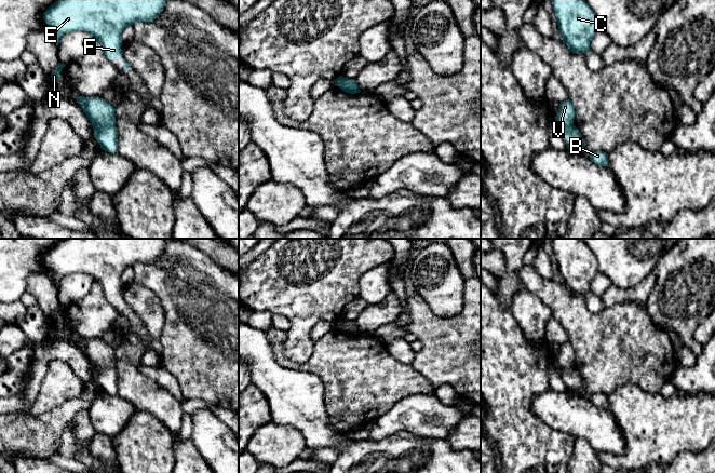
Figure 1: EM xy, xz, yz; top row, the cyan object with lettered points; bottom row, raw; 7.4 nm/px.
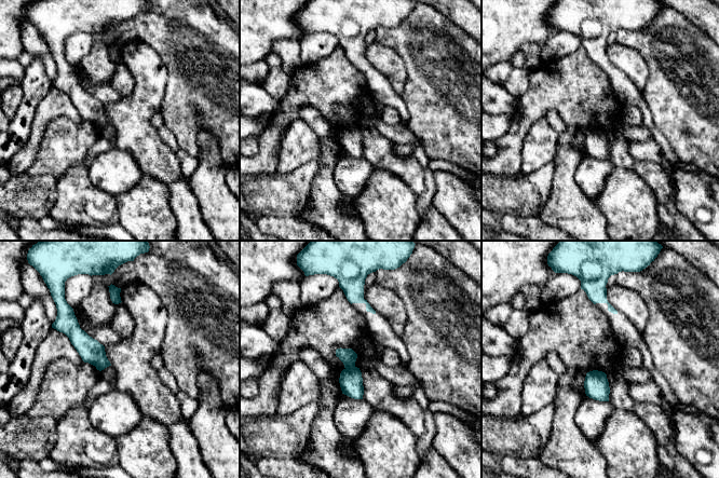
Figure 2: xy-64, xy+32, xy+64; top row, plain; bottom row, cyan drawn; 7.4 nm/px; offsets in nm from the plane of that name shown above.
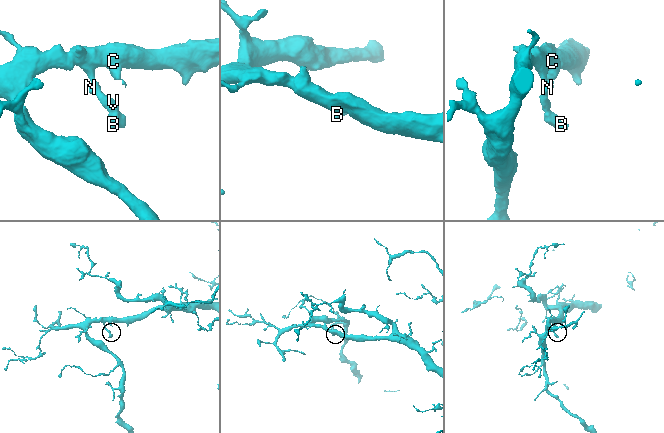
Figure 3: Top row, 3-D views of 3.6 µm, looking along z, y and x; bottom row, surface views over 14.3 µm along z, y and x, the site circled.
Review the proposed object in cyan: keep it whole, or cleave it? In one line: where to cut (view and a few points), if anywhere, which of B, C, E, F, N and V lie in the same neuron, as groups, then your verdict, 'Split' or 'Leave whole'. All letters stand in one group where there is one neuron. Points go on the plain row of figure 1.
Split along xy (113, 366), (95, 370). Groups: B / C E F N V. Split

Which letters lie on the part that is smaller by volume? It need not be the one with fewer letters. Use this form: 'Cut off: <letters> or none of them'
Cut off: B

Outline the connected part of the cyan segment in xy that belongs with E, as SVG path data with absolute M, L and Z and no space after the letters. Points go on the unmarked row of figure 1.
M63 239L44 254L49 276L56 287L65 275L82 272L92 276L103 287L105 297L110 301L122 301L123 310L132 312L121 297L122 273L136 263L151 263L164 251L165 239Z

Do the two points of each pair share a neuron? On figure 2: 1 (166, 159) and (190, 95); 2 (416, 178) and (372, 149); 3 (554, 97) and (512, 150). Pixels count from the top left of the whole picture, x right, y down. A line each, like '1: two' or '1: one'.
1: two
2: one
3: one

